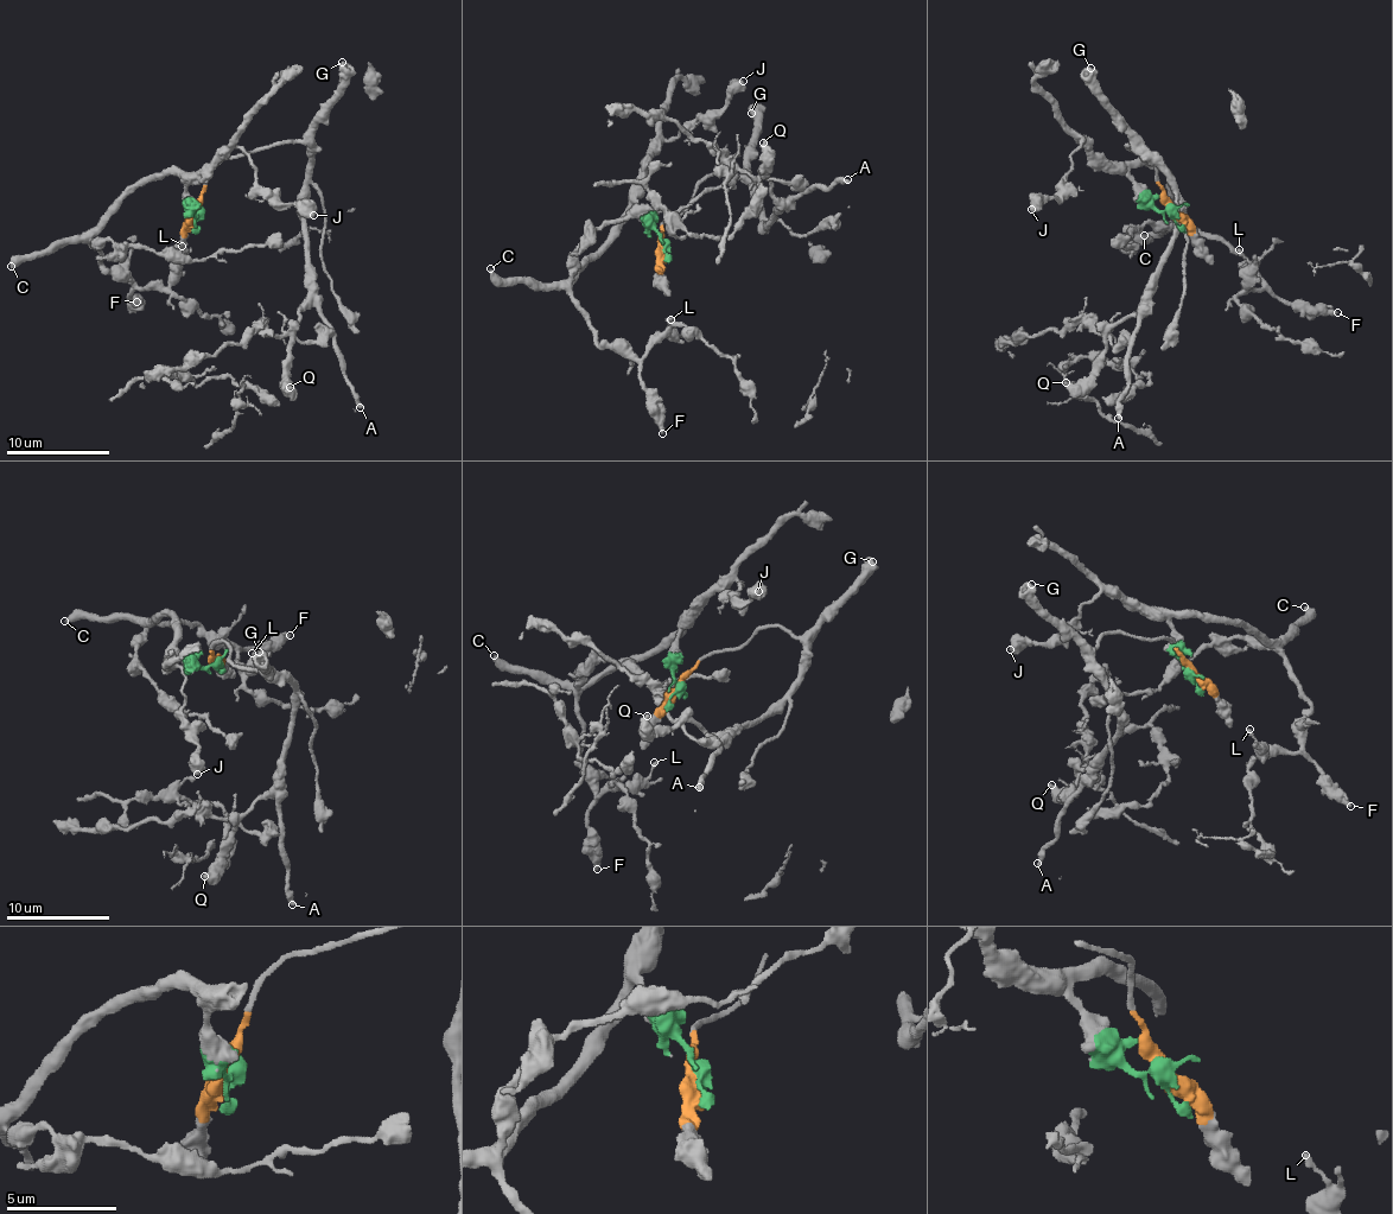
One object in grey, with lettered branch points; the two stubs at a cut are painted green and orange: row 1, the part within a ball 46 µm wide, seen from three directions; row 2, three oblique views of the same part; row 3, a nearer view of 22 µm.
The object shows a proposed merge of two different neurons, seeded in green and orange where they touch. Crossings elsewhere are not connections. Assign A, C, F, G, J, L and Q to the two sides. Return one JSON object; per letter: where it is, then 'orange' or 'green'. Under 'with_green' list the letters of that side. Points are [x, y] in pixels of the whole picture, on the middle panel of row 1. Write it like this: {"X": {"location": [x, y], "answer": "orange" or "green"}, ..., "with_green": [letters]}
{"A": {"location": [847, 179], "answer": "orange"}, "C": {"location": [490, 268], "answer": "green"}, "F": {"location": [662, 433], "answer": "green"}, "G": {"location": [751, 113], "answer": "orange"}, "J": {"location": [743, 81], "answer": "green"}, "L": {"location": [670, 319], "answer": "green"}, "Q": {"location": [763, 142], "answer": "orange"}, "with_green": ["C", "F", "J", "L"]}

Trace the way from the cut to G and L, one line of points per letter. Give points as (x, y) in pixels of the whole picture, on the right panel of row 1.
G: (1170, 210), (1170, 199), (1158, 183), (1157, 159), (1127, 147), (1134, 144), (1128, 125), (1102, 91), (1089, 67)
L: (1170, 210), (1152, 204), (1132, 166), (1156, 163), (1187, 220), (1226, 241), (1263, 284), (1246, 286), (1238, 249)

